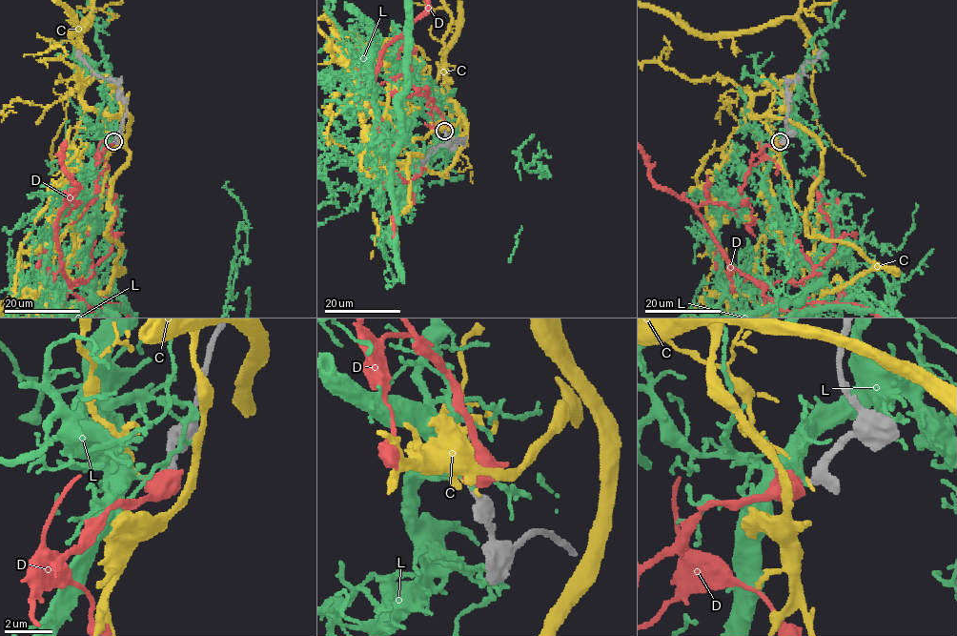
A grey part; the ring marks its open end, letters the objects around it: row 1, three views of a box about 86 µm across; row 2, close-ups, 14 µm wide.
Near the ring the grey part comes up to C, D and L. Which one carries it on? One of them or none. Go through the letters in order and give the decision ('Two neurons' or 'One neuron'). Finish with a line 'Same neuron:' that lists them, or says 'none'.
C: Two neurons
D: One neuron
L: Two neurons
Same neuron: D

